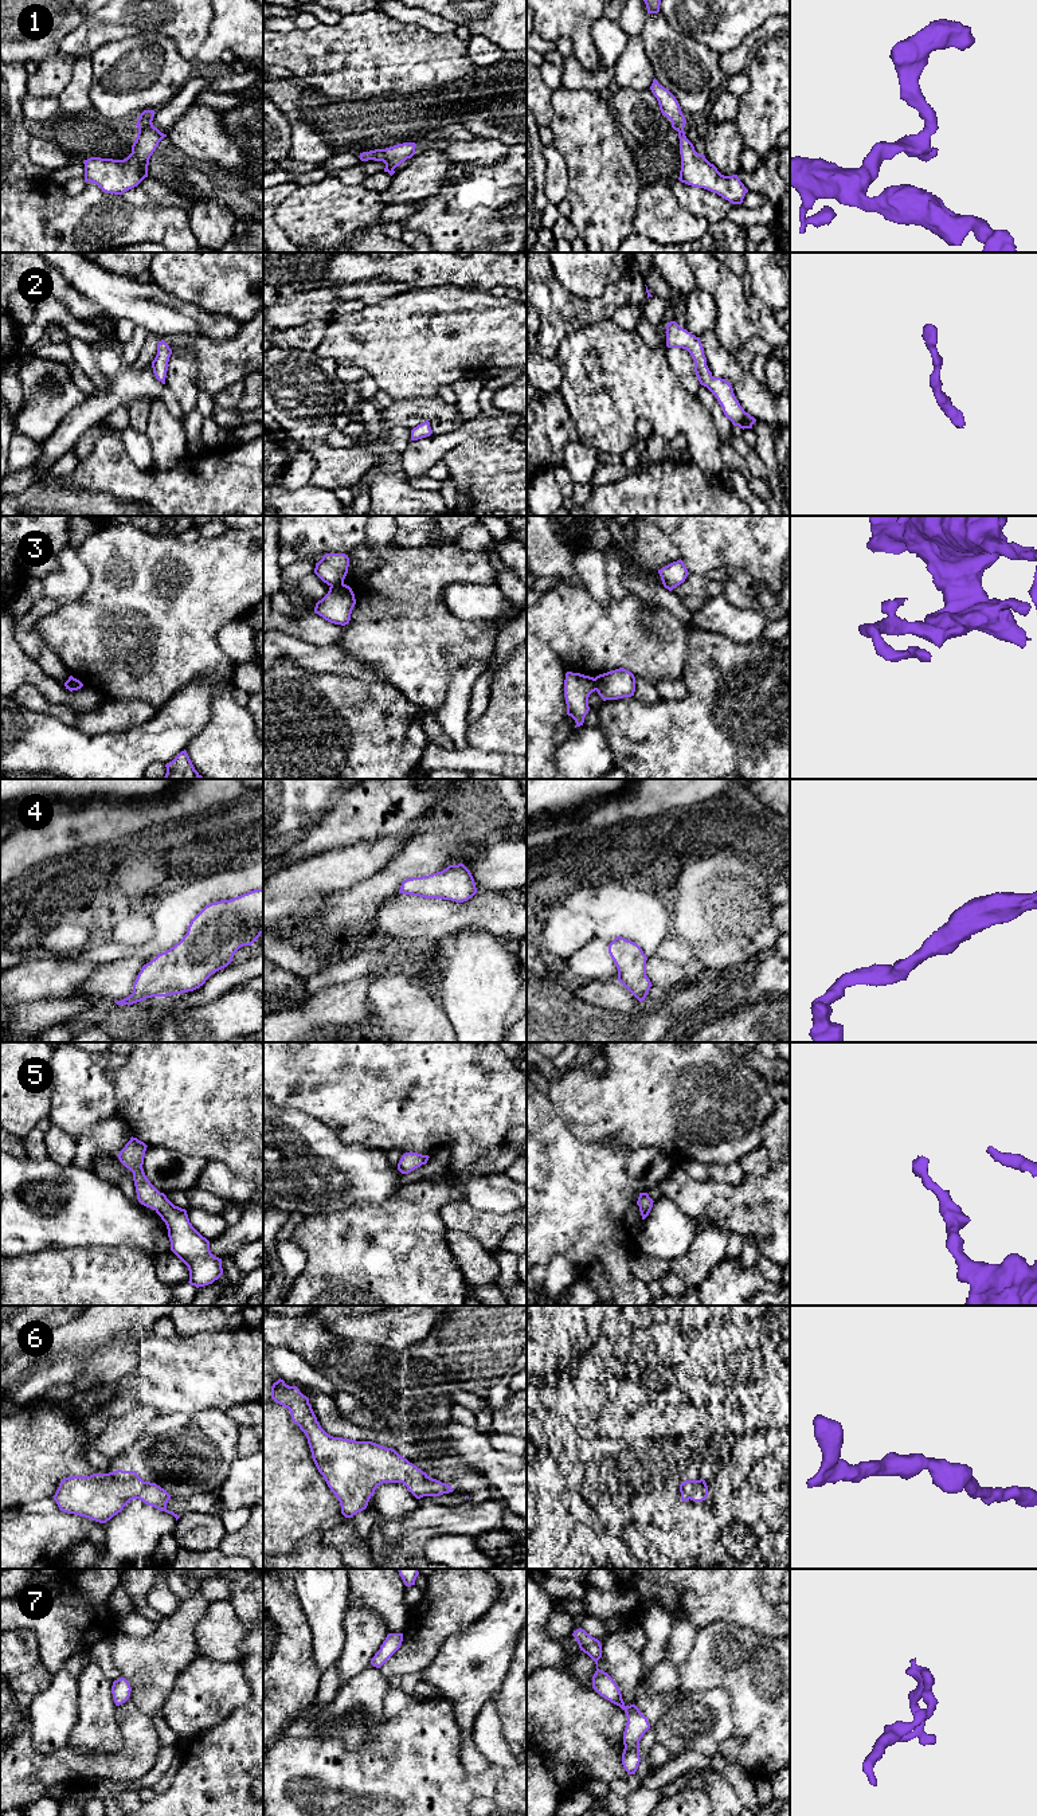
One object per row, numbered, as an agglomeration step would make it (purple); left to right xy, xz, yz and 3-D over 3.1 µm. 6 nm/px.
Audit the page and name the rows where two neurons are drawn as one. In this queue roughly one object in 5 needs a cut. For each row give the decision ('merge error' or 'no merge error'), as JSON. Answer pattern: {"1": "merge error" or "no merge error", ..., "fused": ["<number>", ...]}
{"1": "no merge error", "2": "no merge error", "3": "merge error", "4": "no merge error", "5": "no merge error", "6": "no merge error", "7": "no merge error", "fused": ["3"]}

